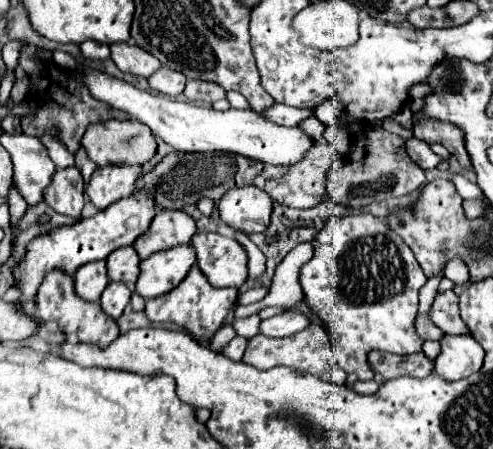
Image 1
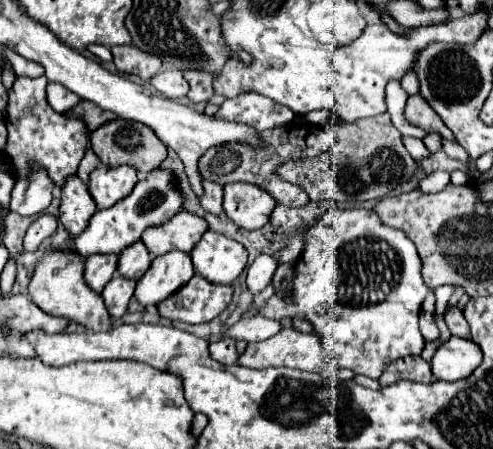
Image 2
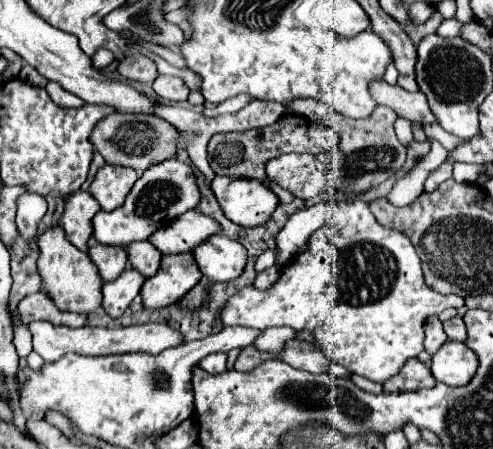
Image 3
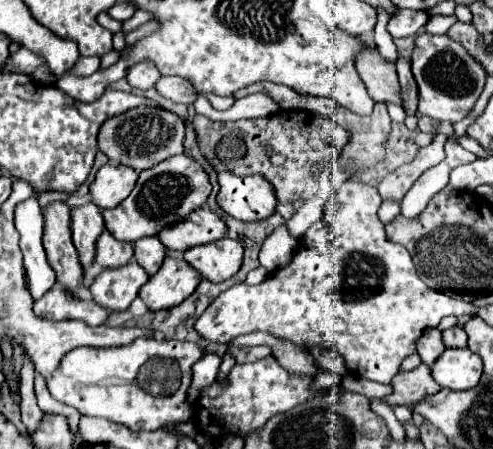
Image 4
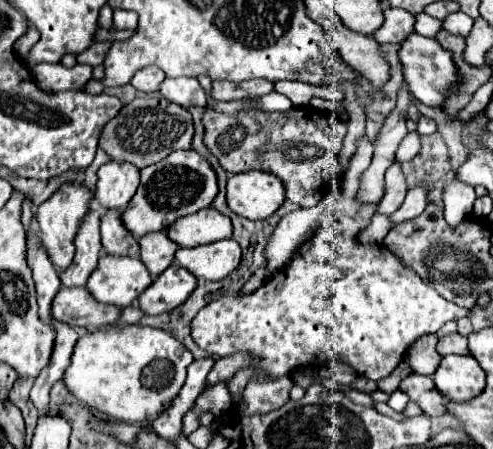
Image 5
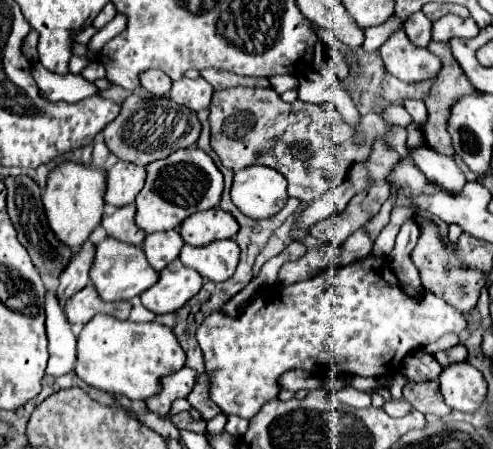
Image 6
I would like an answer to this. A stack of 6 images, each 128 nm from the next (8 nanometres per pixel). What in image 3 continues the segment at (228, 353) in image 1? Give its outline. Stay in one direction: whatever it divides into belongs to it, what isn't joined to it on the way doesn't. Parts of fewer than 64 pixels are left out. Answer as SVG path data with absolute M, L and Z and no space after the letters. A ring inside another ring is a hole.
M216 352L212 356L206 356L204 360L200 360L200 368L204 368L206 372L224 372L226 370L226 360L228 360L228 354L226 352Z

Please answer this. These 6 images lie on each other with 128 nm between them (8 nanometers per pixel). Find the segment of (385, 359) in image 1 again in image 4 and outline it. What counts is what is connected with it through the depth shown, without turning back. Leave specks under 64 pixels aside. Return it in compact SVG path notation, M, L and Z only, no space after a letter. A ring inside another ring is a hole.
M420 364L418 368L408 370L408 372L400 372L392 380L392 388L394 388L394 392L386 398L386 402L390 406L414 404L440 390L440 386L434 382L430 368L426 364Z

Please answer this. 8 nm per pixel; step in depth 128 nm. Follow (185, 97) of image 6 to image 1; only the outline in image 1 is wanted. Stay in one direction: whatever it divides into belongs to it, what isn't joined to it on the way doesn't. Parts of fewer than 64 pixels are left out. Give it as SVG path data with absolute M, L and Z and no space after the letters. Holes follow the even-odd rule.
M160 68L158 72L154 72L150 78L148 78L148 84L152 90L164 94L164 96L178 96L182 94L184 86L186 86L186 76L176 72L176 70L170 70L170 68Z

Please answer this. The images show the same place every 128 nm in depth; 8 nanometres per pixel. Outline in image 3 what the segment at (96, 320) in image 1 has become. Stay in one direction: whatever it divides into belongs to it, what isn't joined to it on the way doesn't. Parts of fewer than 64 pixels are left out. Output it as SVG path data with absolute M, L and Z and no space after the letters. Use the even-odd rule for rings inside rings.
M60 226L46 230L40 236L40 258L38 258L38 274L42 278L44 292L56 308L64 312L78 312L78 314L94 314L96 310L102 308L102 278L98 274L98 268L90 262L86 252L80 252L76 246L72 246L66 240L66 234Z

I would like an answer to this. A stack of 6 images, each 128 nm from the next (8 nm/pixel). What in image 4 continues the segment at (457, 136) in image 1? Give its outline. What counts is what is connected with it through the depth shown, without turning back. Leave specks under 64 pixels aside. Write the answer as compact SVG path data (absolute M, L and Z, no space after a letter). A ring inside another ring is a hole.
M364 50L356 56L356 68L374 102L404 106L394 64L384 62L378 50Z

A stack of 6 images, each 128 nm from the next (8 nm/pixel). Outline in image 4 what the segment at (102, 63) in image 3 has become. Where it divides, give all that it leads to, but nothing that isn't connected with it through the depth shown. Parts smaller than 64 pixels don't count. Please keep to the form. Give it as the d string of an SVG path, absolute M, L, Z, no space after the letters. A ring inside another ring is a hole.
M92 56L92 58L80 58L78 64L72 68L74 76L90 76L100 68L100 56Z

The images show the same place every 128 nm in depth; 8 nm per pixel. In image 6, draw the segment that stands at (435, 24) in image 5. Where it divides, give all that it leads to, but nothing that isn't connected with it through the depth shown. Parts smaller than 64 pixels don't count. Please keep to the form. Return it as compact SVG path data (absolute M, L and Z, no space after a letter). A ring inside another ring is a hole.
M416 12L406 20L404 32L414 44L428 46L428 42L432 40L432 22L424 16L424 12Z

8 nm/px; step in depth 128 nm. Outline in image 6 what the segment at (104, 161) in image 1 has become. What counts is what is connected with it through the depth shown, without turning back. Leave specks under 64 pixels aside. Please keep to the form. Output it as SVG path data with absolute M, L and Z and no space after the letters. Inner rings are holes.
M132 94L124 100L120 114L102 130L108 150L124 162L148 166L154 160L166 158L180 148L190 148L200 136L200 122L196 112L176 104L170 98L142 98Z

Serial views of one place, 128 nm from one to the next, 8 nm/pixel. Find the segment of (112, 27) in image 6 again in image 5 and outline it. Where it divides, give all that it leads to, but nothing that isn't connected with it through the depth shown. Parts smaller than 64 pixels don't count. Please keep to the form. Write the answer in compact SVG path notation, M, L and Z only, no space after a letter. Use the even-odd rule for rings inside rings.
M114 10L114 28L116 28L116 30L134 30L136 24L138 24L136 12Z

